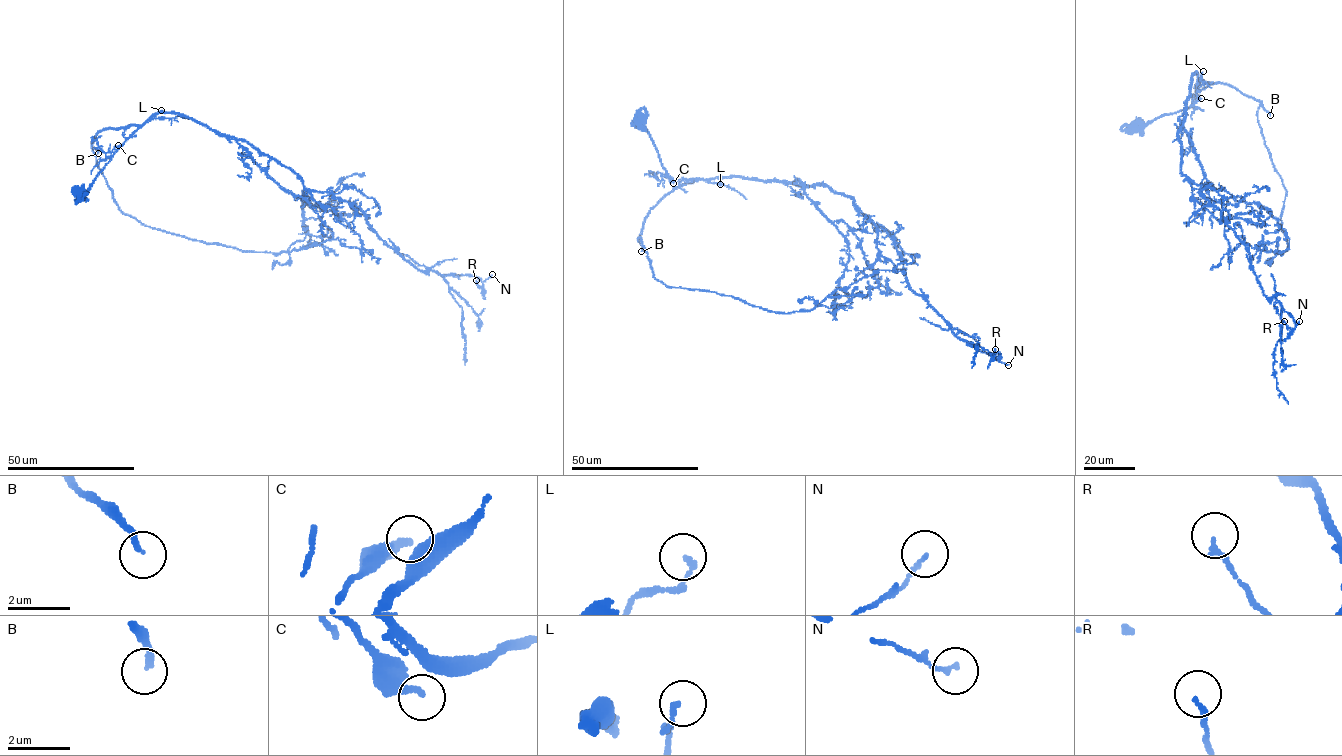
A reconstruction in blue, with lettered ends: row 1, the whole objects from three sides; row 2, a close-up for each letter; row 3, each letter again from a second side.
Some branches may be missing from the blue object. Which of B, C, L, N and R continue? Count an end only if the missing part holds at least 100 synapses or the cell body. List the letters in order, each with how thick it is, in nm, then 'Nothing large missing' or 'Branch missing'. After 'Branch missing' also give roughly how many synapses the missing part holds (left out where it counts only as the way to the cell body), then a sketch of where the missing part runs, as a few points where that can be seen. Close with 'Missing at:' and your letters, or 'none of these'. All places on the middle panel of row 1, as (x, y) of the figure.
B: Thickness 180 nm. Branch missing. Roughly 120 synapses. Course of what is missing: (641, 251), (653, 207), (687, 188), (771, 188), (791, 177), (818, 185), (830, 209), (859, 206)
C: Thickness 320 nm. Nothing large missing
L: Thickness 130 nm. Nothing large missing
N: Thickness 130 nm. Nothing large missing
R: Thickness 140 nm. Nothing large missing
Missing at: B

